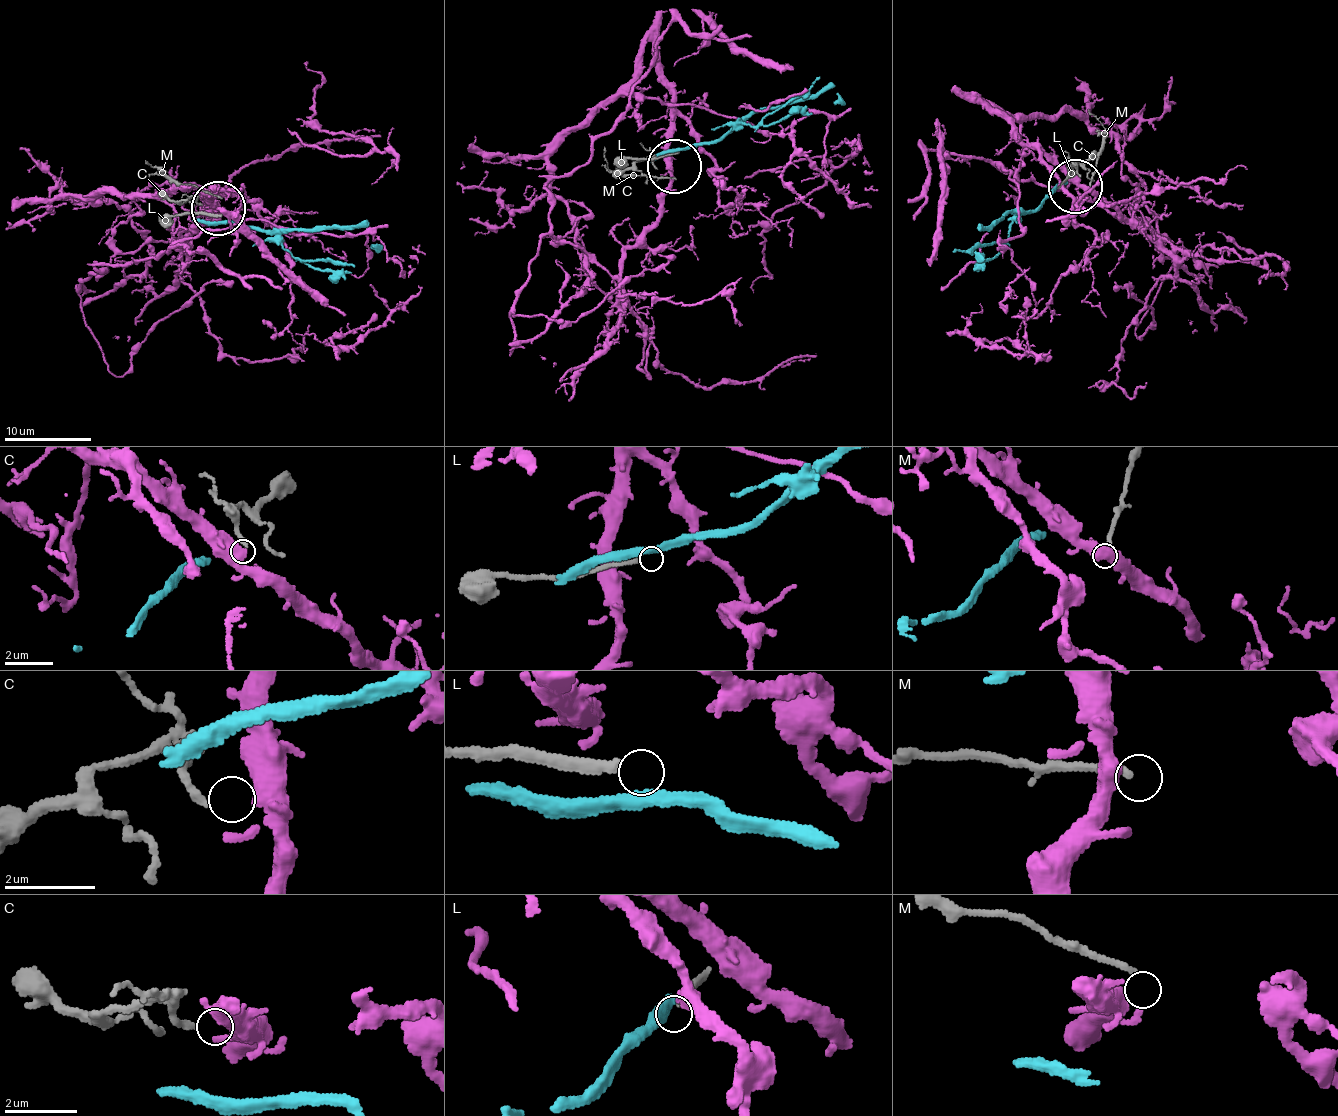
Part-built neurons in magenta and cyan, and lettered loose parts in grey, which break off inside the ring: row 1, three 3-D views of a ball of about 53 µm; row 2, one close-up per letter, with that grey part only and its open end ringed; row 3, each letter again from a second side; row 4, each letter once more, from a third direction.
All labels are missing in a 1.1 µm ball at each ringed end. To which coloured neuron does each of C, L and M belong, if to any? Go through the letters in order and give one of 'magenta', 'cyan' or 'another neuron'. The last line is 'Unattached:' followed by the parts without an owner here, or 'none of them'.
C: magenta
L: another neuron
M: another neuron
Unattached: L, M

